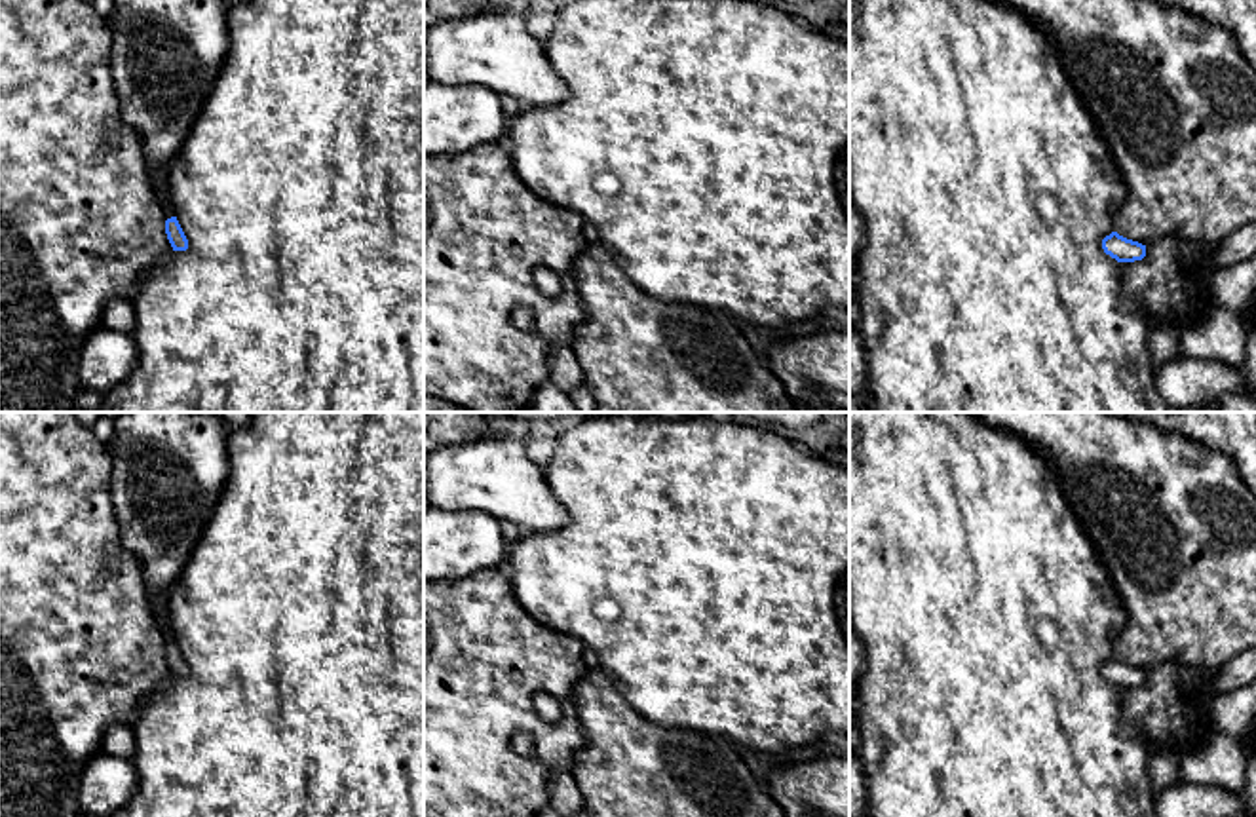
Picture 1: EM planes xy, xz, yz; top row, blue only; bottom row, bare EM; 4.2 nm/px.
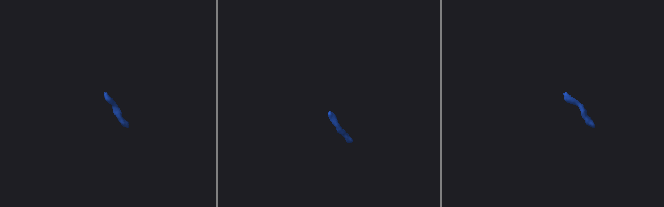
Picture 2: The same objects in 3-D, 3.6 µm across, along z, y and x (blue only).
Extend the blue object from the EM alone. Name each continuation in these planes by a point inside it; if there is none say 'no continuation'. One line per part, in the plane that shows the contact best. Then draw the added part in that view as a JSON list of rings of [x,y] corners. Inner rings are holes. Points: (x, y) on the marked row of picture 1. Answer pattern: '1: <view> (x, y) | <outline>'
1: xy (162, 196) | [[[148,171],[148,177],[150,177],[150,184],[154,188],[154,196],[158,198],[165,217],[167,218],[175,217],[173,201],[171,201],[169,194],[162,188],[158,173],[156,171]]]

